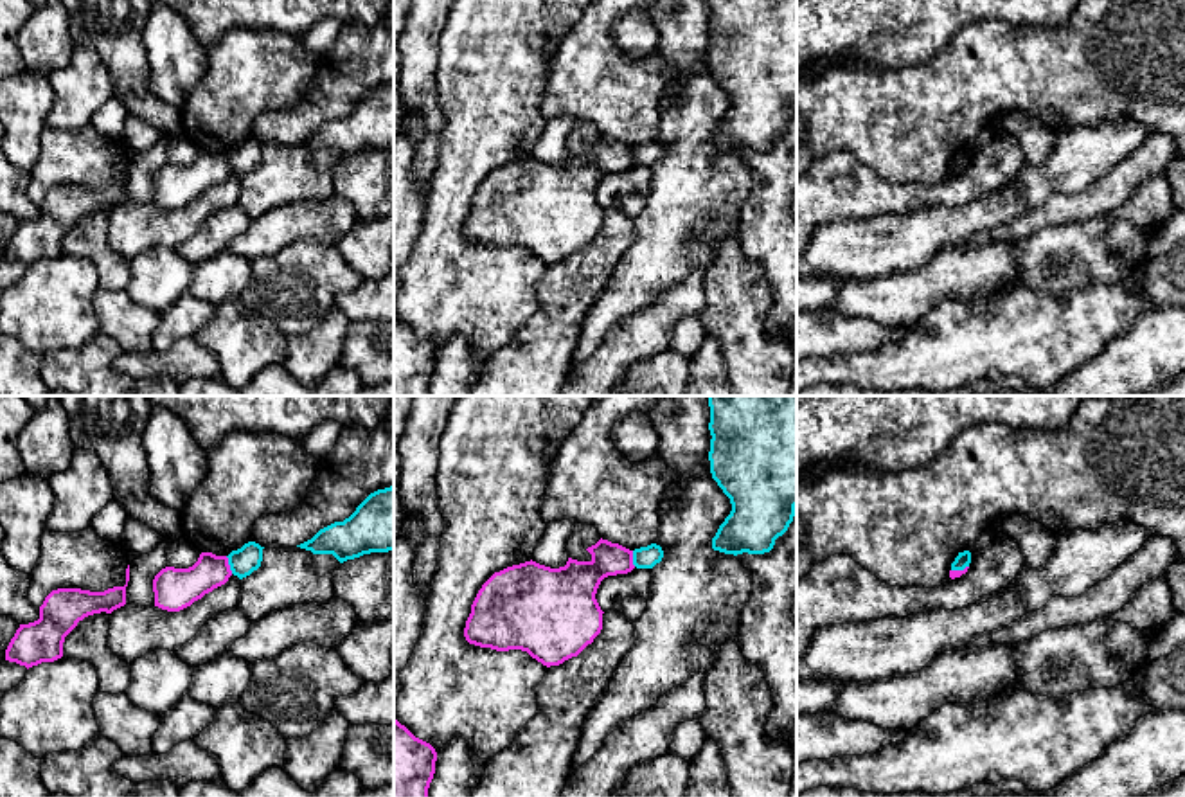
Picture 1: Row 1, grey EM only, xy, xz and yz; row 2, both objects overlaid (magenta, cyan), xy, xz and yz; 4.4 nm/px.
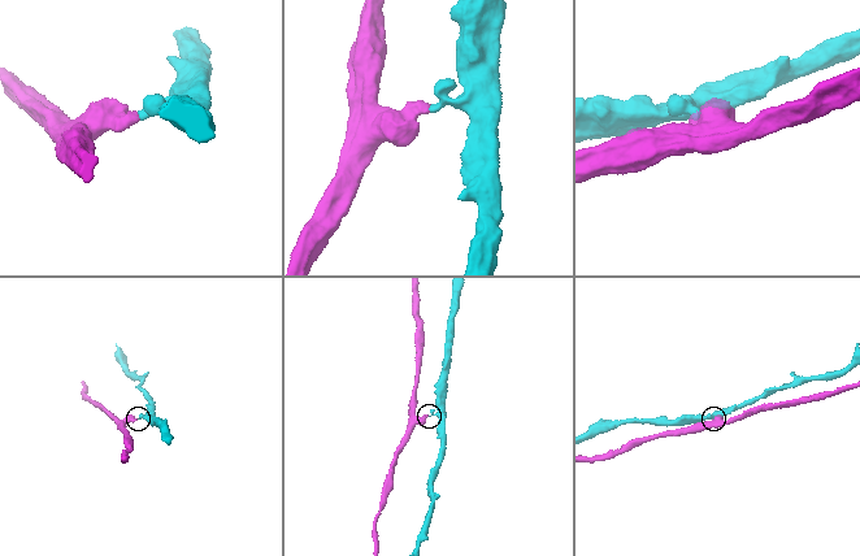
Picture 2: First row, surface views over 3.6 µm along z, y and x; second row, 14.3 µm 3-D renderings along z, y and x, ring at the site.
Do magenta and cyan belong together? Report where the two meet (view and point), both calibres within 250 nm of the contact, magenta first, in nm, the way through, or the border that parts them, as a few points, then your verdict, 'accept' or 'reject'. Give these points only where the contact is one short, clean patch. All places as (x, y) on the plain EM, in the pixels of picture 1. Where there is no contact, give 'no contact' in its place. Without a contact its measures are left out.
xy (229, 162) | 180/120 nm | along xy (225, 153), (232, 170) | reject

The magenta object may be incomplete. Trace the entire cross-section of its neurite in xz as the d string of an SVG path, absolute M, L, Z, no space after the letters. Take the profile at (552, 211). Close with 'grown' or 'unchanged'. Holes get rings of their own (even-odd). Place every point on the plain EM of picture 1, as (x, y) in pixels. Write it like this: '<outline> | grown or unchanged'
M601 135L586 148L590 158L568 155L565 164L550 166L530 157L494 169L471 201L466 237L496 248L521 246L547 264L577 254L602 227L604 209L595 196L601 178L635 166L633 148L619 140Z | unchanged

